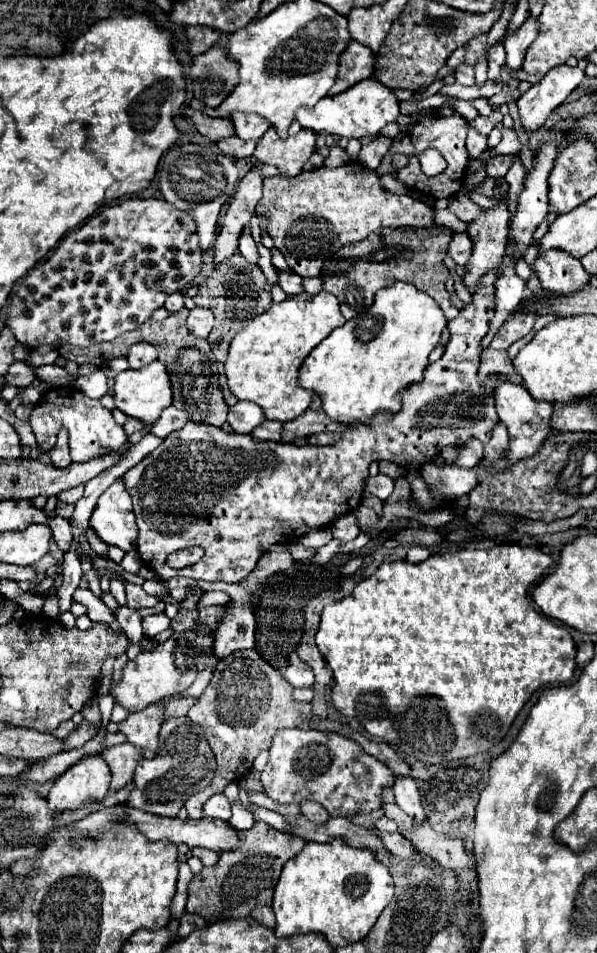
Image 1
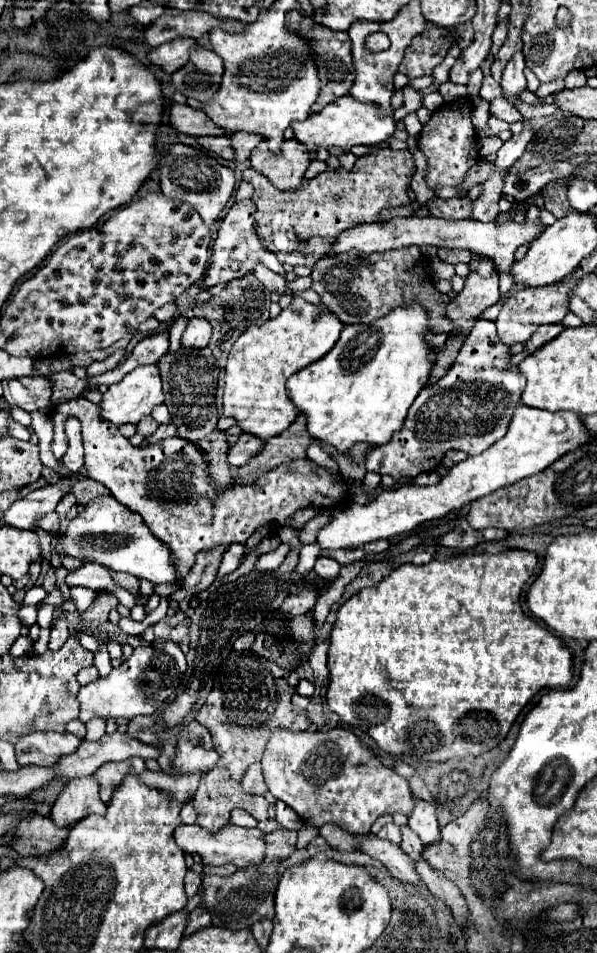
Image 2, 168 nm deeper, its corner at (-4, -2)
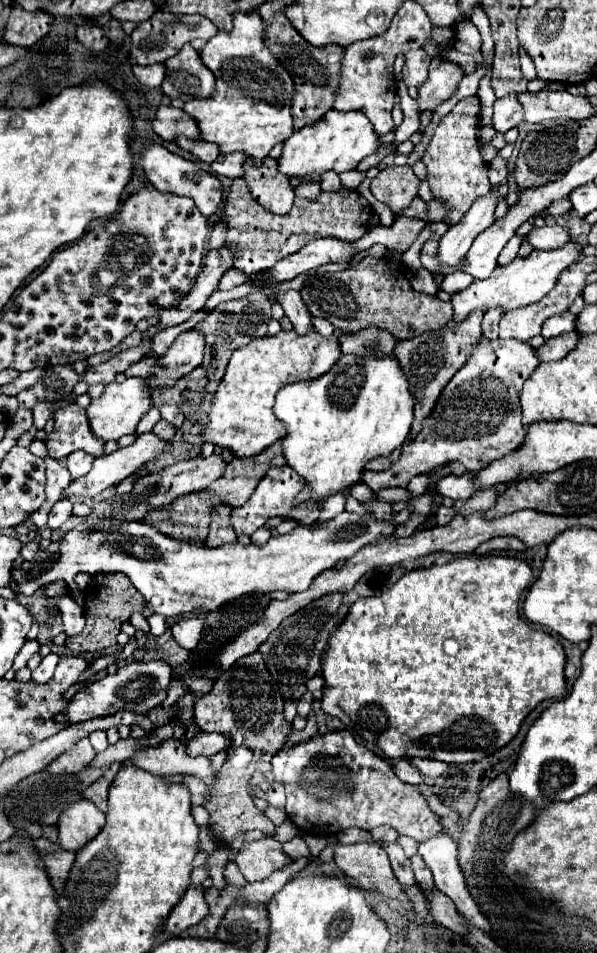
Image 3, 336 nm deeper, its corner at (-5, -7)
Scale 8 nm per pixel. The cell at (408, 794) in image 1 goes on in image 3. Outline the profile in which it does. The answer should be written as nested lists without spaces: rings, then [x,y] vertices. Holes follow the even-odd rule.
[[[444,831],[430,837],[430,841],[422,841],[418,853],[422,855],[424,863],[430,867],[434,875],[434,885],[446,893],[458,907],[458,911],[476,927],[490,931],[490,923],[478,909],[478,905],[472,901],[462,871],[458,869],[458,857],[456,857],[456,841],[446,835]]]

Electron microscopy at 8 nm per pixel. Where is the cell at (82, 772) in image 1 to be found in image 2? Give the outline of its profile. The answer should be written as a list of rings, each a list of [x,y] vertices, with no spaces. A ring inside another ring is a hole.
[[[73,778],[53,804],[51,820],[61,826],[73,826],[89,814],[105,814],[105,804],[99,798],[97,782],[89,778]]]

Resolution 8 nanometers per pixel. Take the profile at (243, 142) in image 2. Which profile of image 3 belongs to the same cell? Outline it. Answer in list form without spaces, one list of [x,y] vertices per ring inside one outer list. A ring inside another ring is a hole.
[[[222,153],[210,167],[214,175],[226,175],[226,177],[242,177],[244,175],[244,153]]]

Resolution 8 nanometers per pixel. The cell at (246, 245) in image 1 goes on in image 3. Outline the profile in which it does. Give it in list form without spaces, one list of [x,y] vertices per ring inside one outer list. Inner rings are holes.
[[[298,291],[294,293],[278,293],[278,303],[282,305],[286,317],[292,321],[294,329],[302,335],[302,333],[308,333],[312,329],[312,323],[310,323],[310,313],[308,309],[304,307],[302,303],[302,297]]]

